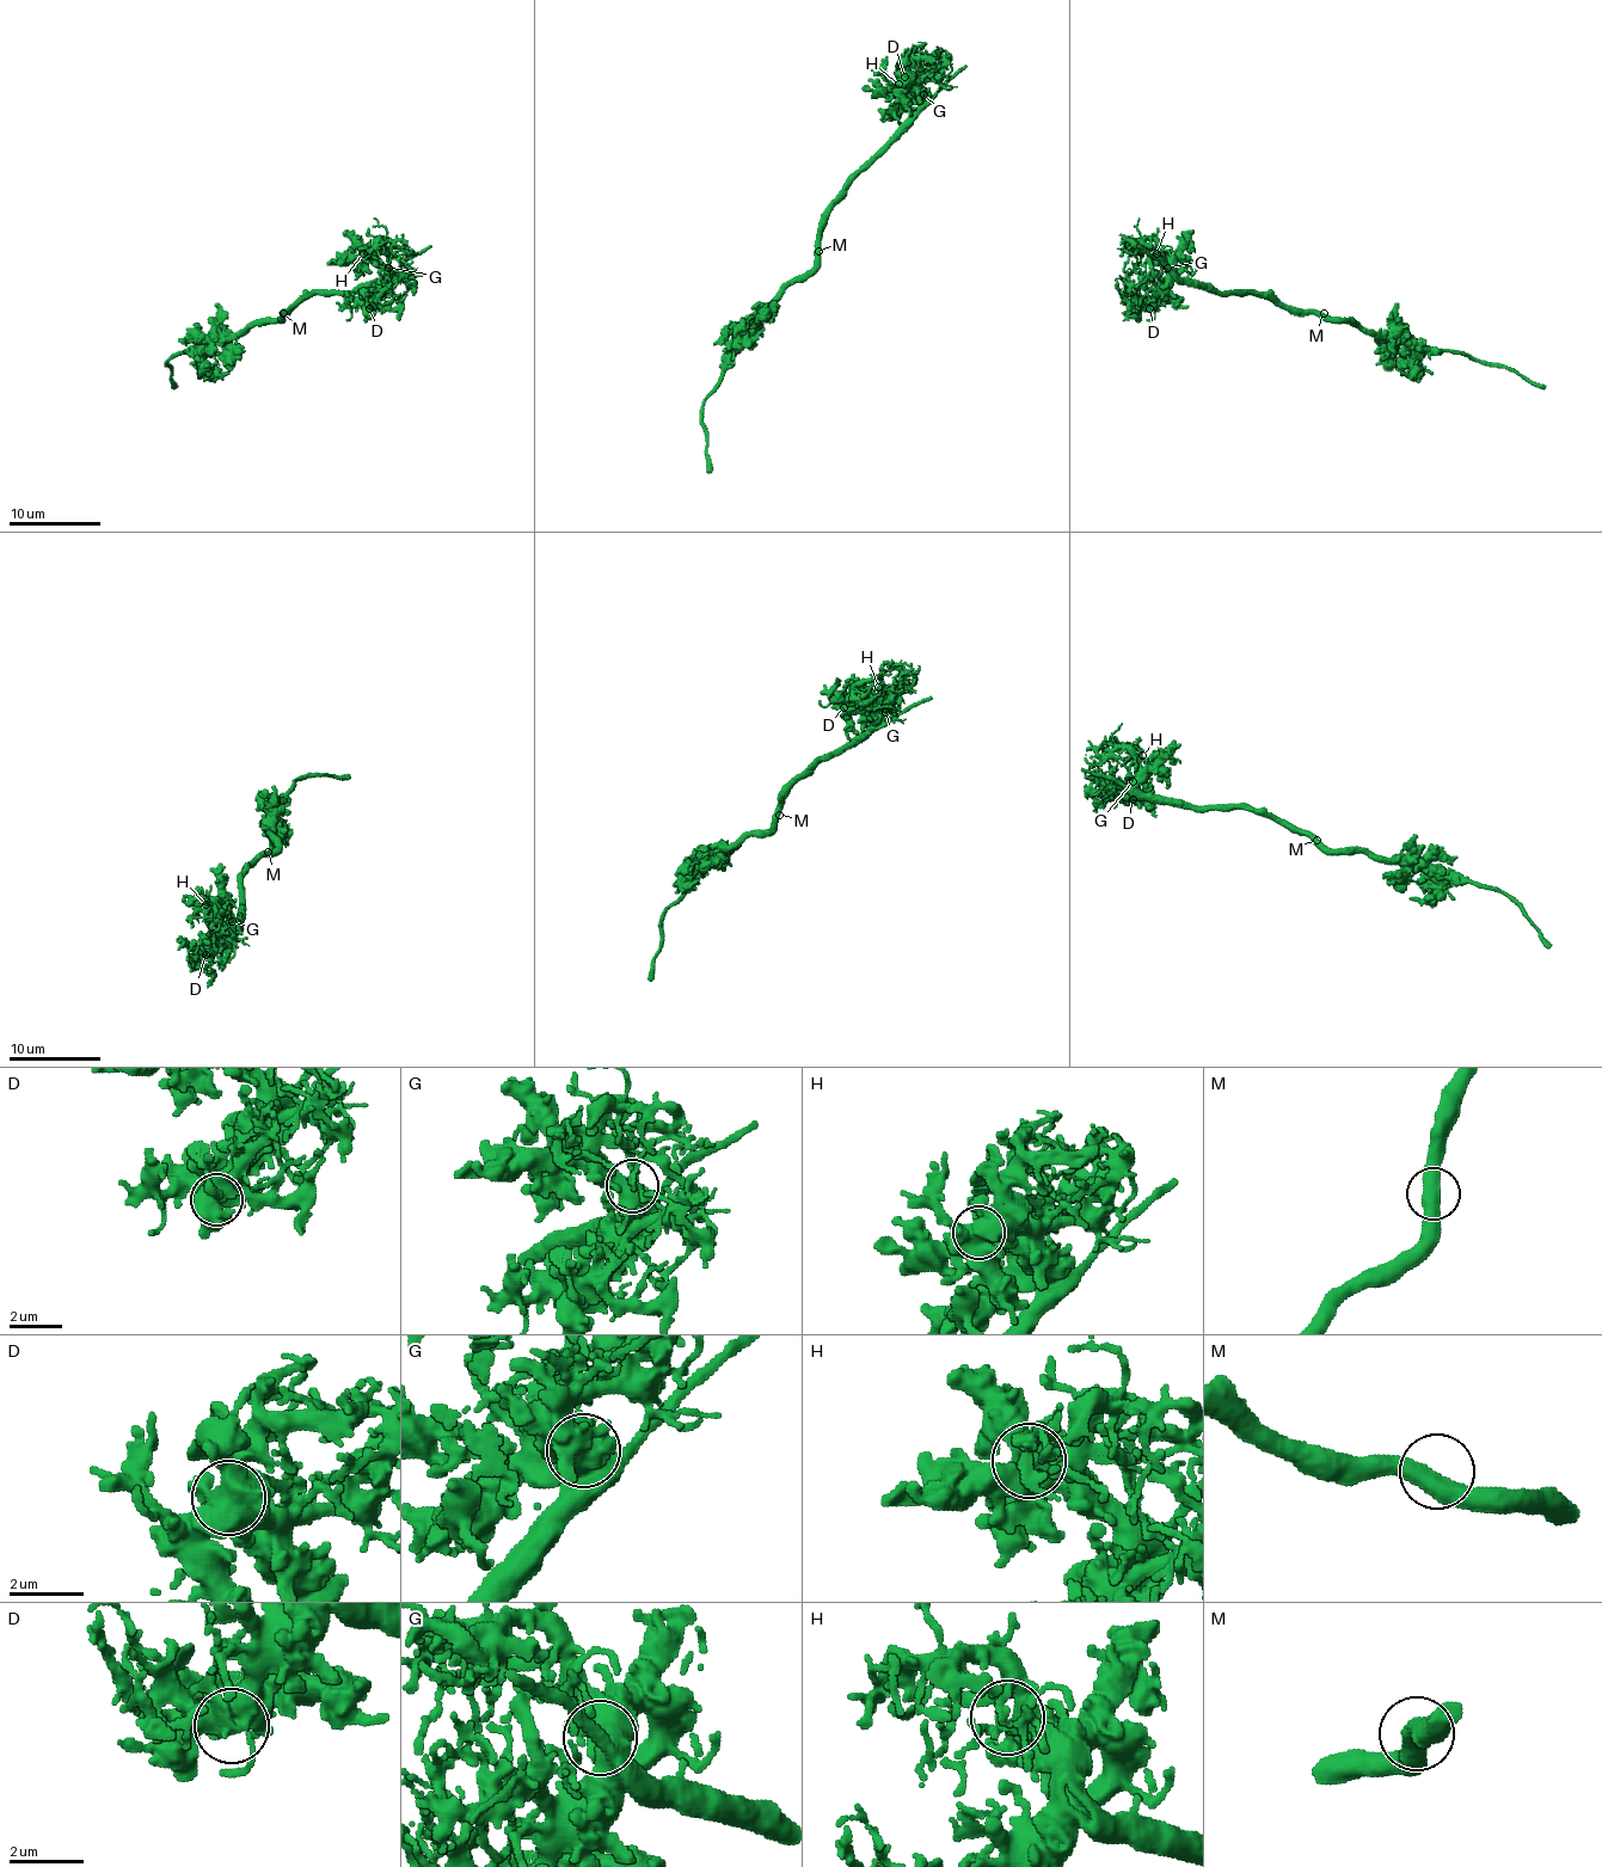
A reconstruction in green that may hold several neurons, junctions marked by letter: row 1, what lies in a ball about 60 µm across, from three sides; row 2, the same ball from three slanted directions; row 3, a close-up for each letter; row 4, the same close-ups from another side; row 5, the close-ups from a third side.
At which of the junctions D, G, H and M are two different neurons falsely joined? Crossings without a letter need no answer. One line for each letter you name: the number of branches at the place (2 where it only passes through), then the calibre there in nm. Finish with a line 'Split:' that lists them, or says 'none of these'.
Split: none of these

